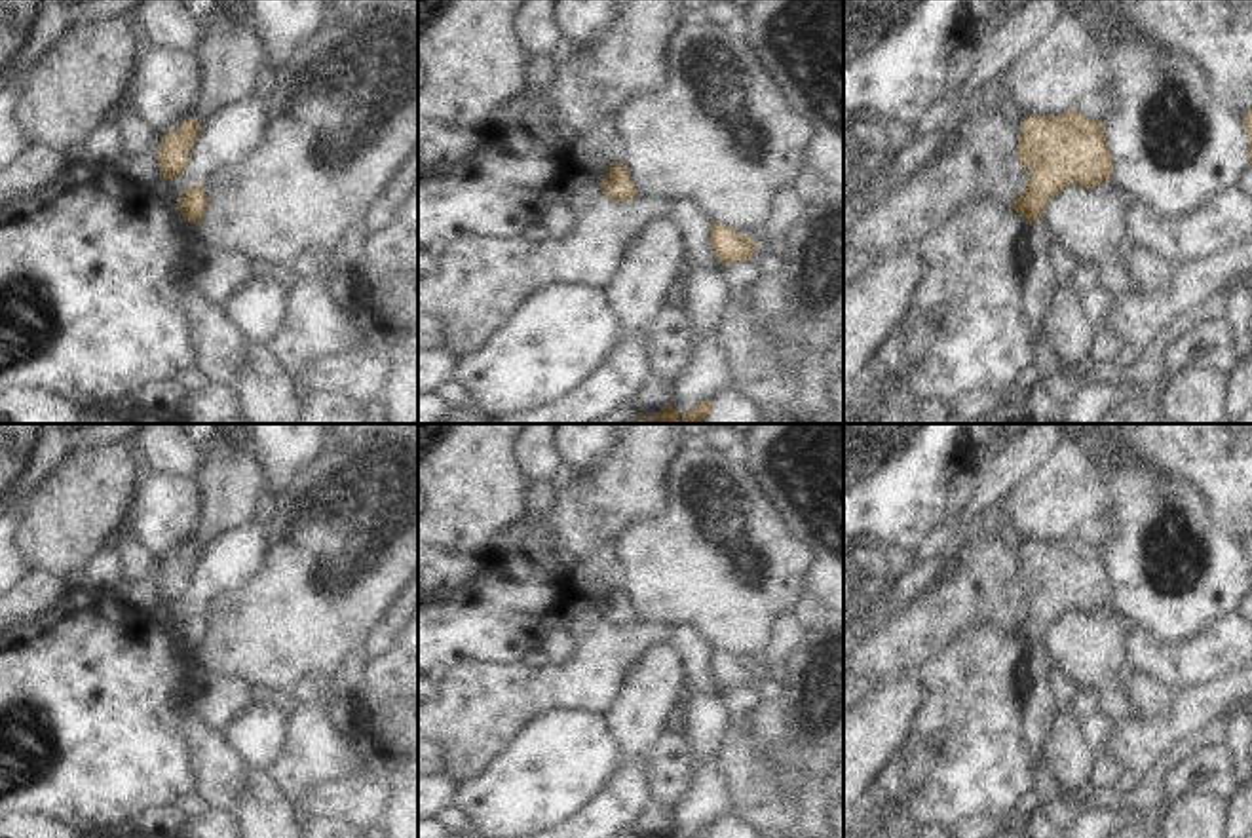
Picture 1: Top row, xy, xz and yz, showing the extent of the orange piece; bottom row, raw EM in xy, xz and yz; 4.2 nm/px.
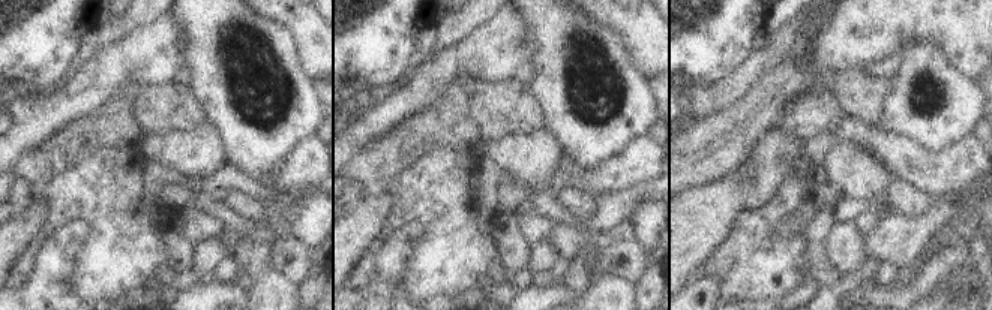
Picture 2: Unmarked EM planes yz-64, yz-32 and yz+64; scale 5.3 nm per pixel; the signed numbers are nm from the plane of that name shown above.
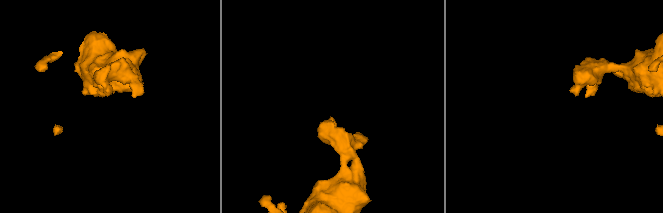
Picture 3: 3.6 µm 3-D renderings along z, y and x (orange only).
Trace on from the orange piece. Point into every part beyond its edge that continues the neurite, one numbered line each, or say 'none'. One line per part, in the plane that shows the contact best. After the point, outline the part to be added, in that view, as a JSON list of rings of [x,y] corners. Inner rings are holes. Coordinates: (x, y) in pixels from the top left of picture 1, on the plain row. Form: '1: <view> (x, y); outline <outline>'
none

